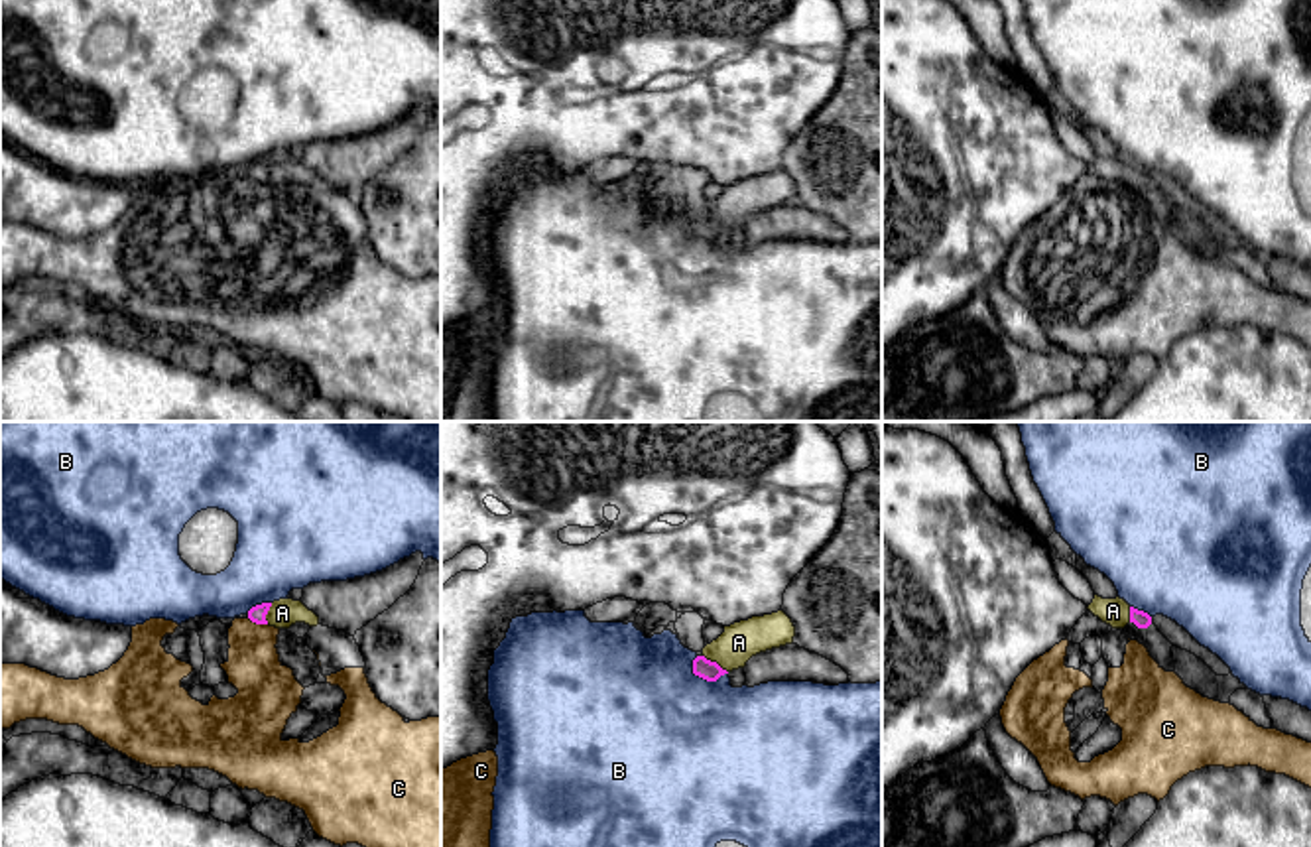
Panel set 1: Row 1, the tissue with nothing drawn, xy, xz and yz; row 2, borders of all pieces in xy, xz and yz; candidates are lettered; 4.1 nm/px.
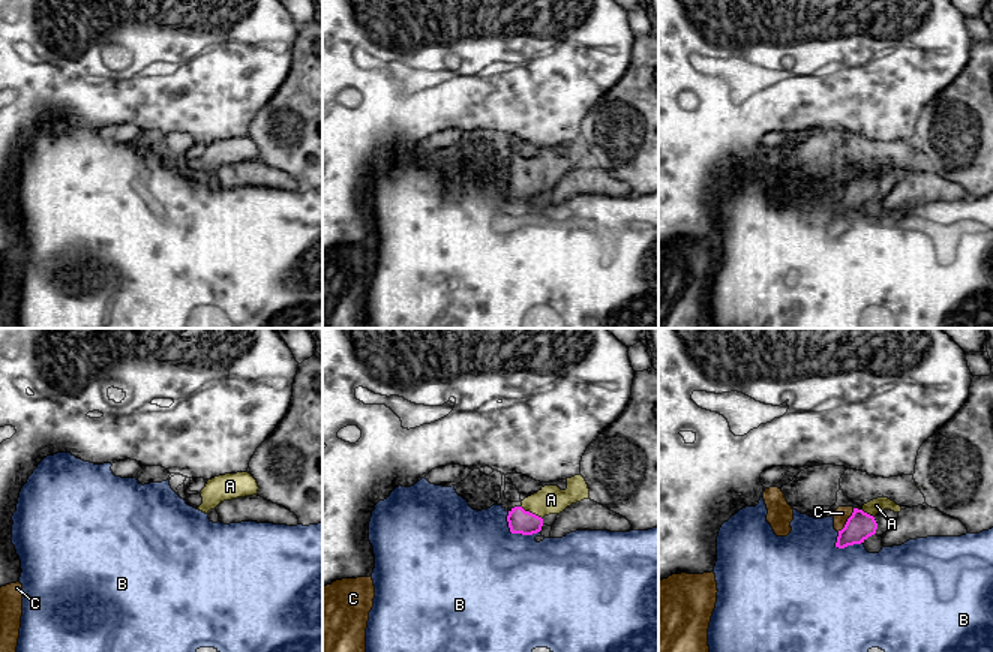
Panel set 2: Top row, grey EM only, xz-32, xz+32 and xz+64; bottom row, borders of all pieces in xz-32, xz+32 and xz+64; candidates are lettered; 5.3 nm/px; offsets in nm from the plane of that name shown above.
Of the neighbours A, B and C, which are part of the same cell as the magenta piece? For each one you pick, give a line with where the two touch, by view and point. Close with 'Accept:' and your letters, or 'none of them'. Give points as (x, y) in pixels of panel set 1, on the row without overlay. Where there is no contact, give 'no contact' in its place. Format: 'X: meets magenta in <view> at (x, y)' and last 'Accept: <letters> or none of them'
A: meets magenta in xz at (715, 221)
Accept: A

